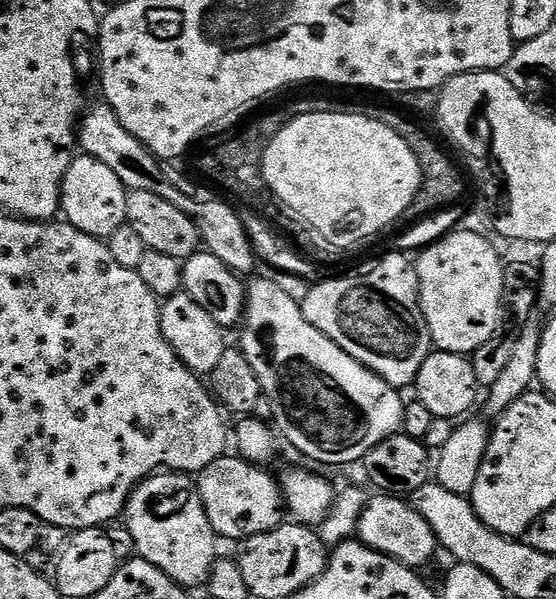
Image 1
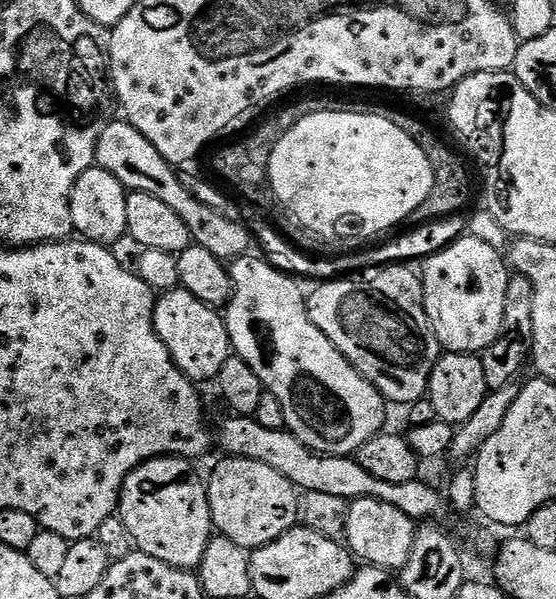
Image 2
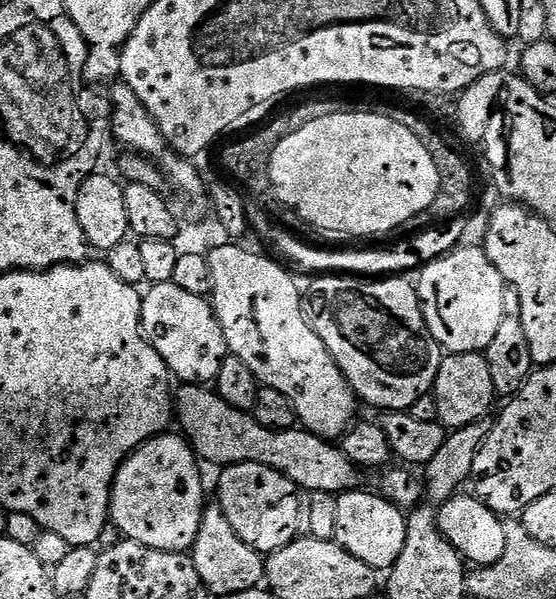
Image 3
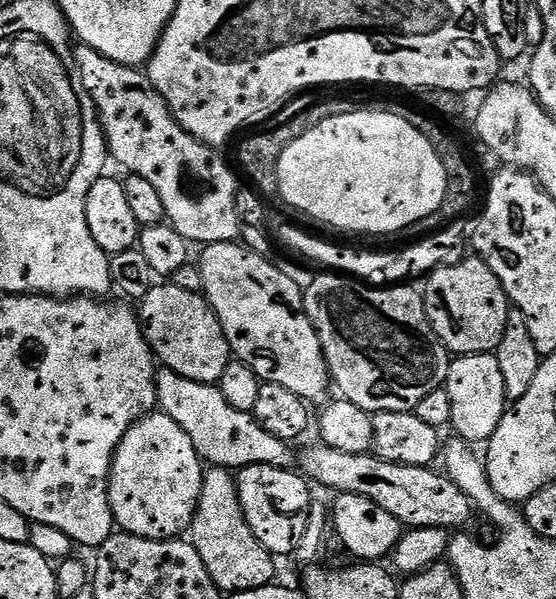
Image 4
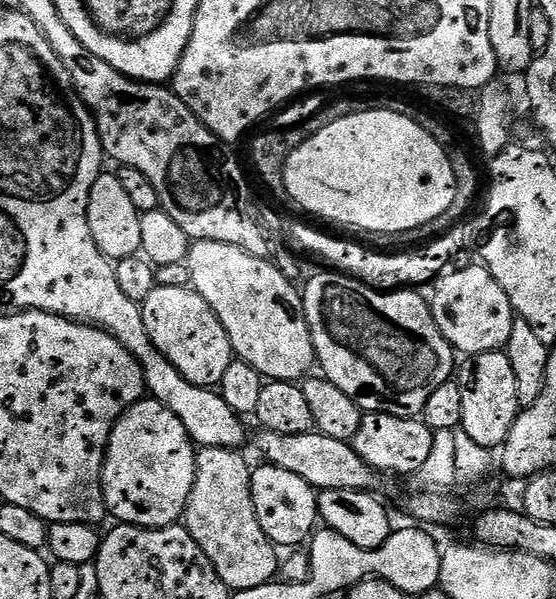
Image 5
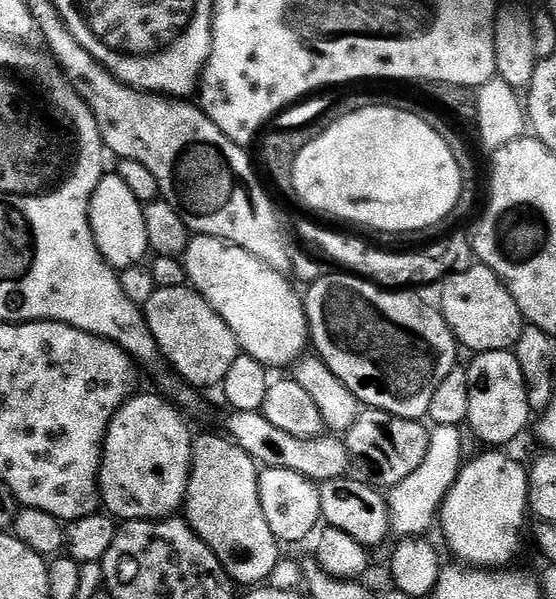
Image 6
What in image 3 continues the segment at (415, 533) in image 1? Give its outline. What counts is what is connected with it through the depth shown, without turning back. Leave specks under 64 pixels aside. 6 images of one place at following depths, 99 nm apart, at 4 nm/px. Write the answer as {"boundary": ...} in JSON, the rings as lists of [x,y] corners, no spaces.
{"boundary":[[[364,491],[342,492],[335,497],[337,502],[334,521],[335,541],[347,552],[354,554],[354,558],[366,562],[366,566],[377,570],[390,570],[398,562],[402,546],[406,546],[408,517],[405,509],[390,503],[385,496],[375,491],[372,491],[373,493]]]}

